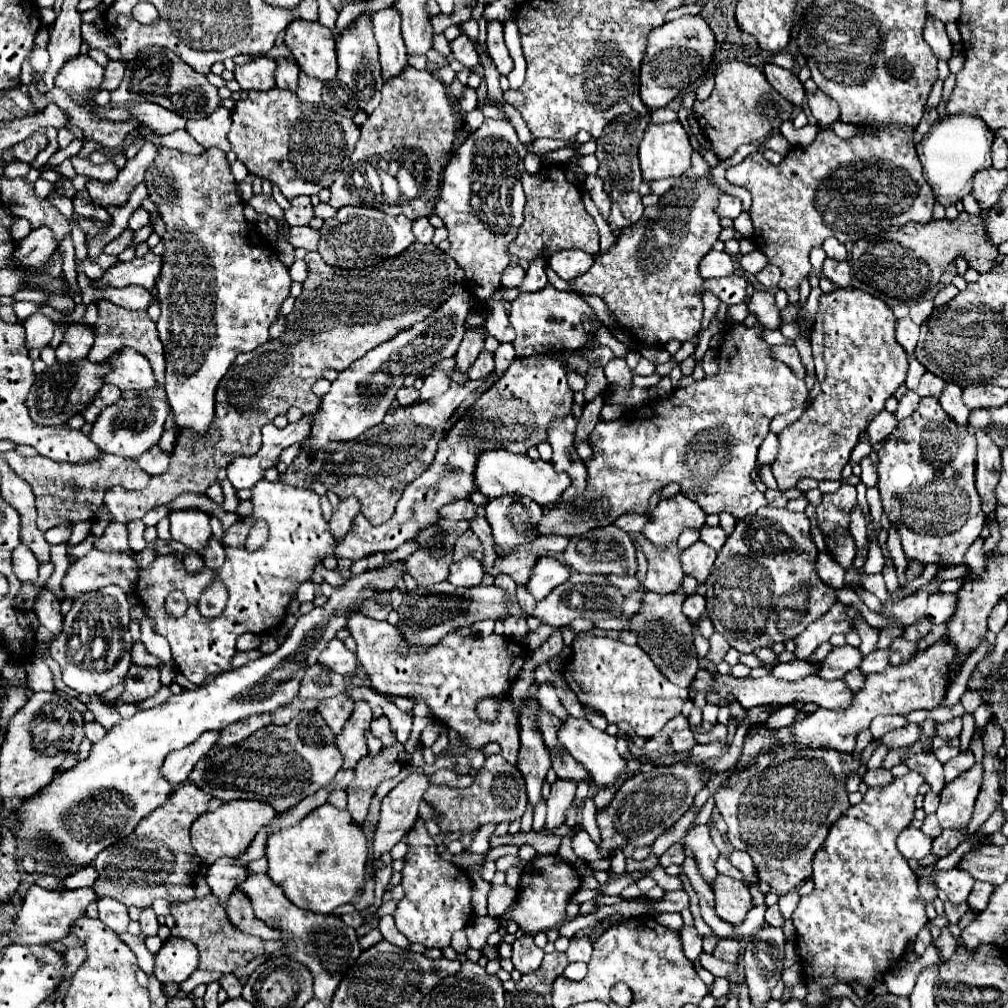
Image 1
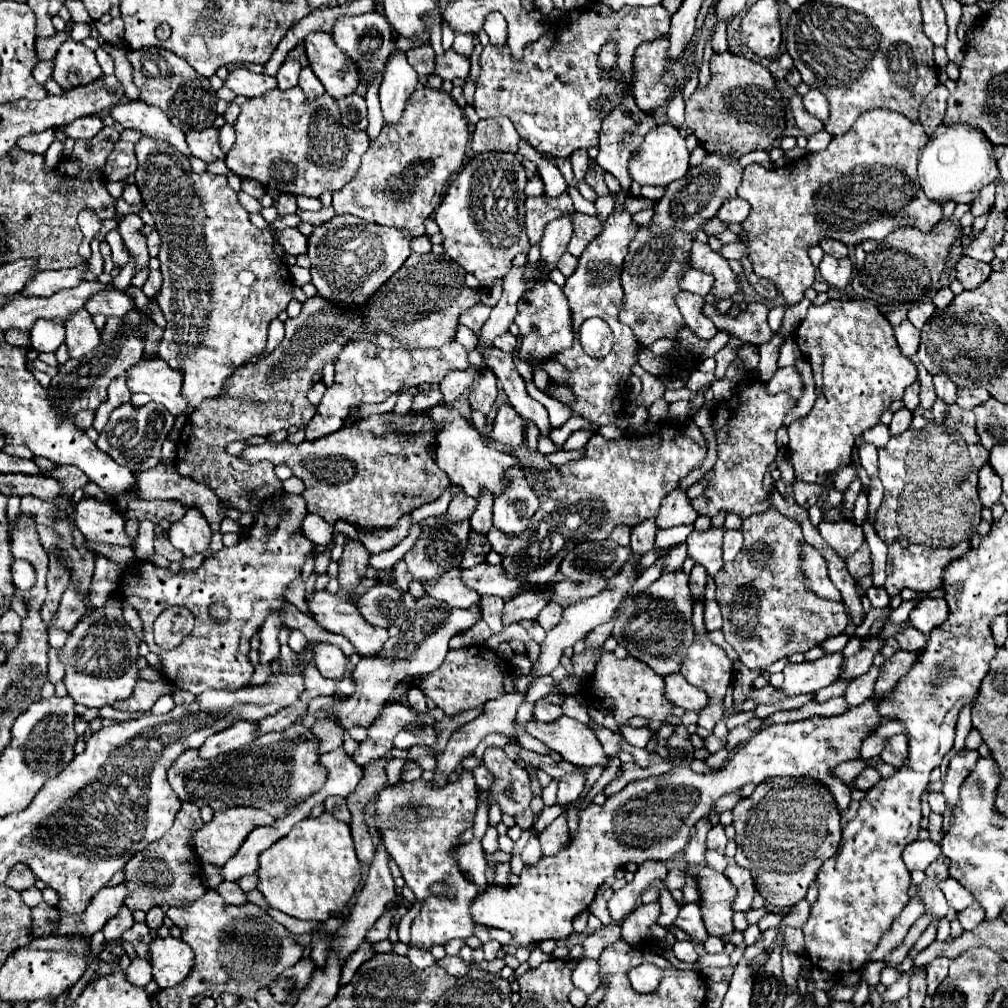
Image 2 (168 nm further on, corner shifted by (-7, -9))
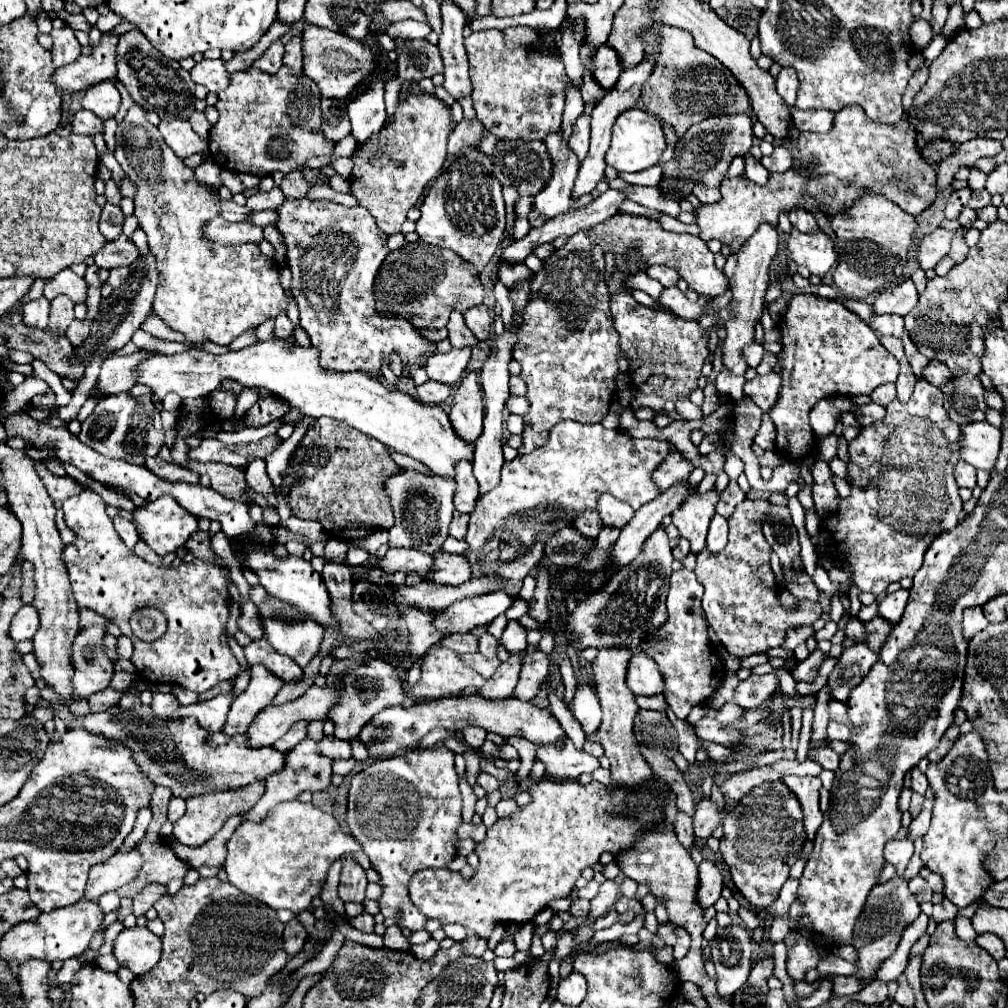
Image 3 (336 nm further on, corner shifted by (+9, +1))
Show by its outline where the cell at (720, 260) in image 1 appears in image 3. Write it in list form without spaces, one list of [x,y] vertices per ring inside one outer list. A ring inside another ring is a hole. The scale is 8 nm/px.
[[[650,266],[650,268],[646,270],[646,274],[648,274],[652,280],[658,280],[664,288],[676,286],[676,282],[678,282],[678,278],[680,278],[680,274],[678,274],[676,270],[672,270],[672,268],[668,268],[668,266]]]

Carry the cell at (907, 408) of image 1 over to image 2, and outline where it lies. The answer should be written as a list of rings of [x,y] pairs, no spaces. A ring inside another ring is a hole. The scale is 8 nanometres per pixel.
[[[908,408],[898,410],[898,412],[894,414],[892,422],[890,422],[890,434],[892,434],[892,436],[896,436],[896,434],[900,434],[900,432],[908,430],[908,424],[910,424],[910,422],[912,422],[912,412],[910,412]]]

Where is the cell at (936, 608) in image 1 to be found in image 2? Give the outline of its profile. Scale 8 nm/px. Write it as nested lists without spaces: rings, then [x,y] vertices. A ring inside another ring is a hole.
[[[924,598],[912,612],[910,612],[910,622],[916,630],[930,634],[932,628],[938,624],[944,624],[948,618],[948,604],[942,598]]]

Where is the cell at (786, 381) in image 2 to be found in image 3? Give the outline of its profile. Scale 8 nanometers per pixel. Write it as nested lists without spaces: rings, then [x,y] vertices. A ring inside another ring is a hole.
[[[776,372],[764,374],[764,376],[756,376],[752,380],[748,380],[744,384],[744,394],[748,398],[752,398],[752,402],[756,402],[756,406],[760,406],[760,410],[770,410],[780,394],[780,384],[782,378]]]

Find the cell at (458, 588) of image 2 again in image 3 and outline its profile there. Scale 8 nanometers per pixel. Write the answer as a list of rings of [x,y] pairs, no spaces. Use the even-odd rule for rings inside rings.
[[[388,548],[384,558],[376,558],[374,566],[378,566],[384,574],[394,572],[418,572],[422,578],[430,572],[432,556],[420,554],[420,550],[408,550],[408,548]]]

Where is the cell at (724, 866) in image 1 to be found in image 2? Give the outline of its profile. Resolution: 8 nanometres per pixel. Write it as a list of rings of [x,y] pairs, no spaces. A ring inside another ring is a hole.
[[[706,852],[706,862],[708,862],[708,866],[710,868],[714,868],[716,872],[726,872],[726,866],[728,866],[728,862],[726,862],[726,858],[722,856],[722,854],[718,854],[718,852]]]

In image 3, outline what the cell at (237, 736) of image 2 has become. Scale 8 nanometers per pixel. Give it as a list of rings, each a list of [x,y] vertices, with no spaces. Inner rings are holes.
[[[252,664],[252,678],[248,688],[232,702],[228,712],[228,722],[224,726],[224,734],[244,734],[250,722],[256,718],[260,710],[264,710],[278,690],[284,686],[282,678],[270,674],[264,666]]]

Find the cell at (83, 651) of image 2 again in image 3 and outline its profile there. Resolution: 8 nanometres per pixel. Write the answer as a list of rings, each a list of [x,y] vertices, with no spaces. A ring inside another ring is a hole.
[[[92,626],[84,632],[80,632],[72,646],[72,664],[74,664],[74,694],[88,698],[88,694],[100,692],[108,688],[112,674],[114,674],[114,662],[108,660],[106,650],[102,646],[102,638],[106,636],[104,626]]]

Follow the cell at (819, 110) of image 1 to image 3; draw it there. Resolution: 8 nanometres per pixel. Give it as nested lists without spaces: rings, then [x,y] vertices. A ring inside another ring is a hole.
[[[782,68],[778,78],[776,78],[776,90],[784,98],[788,106],[794,106],[796,102],[796,92],[798,92],[798,76],[796,70],[792,68]]]

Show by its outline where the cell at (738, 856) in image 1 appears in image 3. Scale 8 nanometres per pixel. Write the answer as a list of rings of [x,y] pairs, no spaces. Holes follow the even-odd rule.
[[[704,860],[700,864],[698,878],[700,878],[700,886],[698,886],[698,892],[696,892],[696,902],[700,902],[702,908],[708,908],[720,898],[724,880],[722,880],[718,866],[708,862],[708,860]]]

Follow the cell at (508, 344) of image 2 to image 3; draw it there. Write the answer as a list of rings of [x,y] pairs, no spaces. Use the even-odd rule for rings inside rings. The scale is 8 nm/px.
[[[484,304],[468,308],[464,312],[464,322],[480,342],[486,342],[490,338],[490,334],[492,334],[492,318],[490,318],[488,308]]]

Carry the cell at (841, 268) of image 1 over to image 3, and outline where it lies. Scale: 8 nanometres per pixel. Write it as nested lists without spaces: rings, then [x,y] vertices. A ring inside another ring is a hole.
[[[792,228],[786,240],[786,248],[790,260],[806,266],[812,274],[818,276],[824,276],[836,262],[834,242],[822,230],[818,230],[818,234],[804,234]]]

